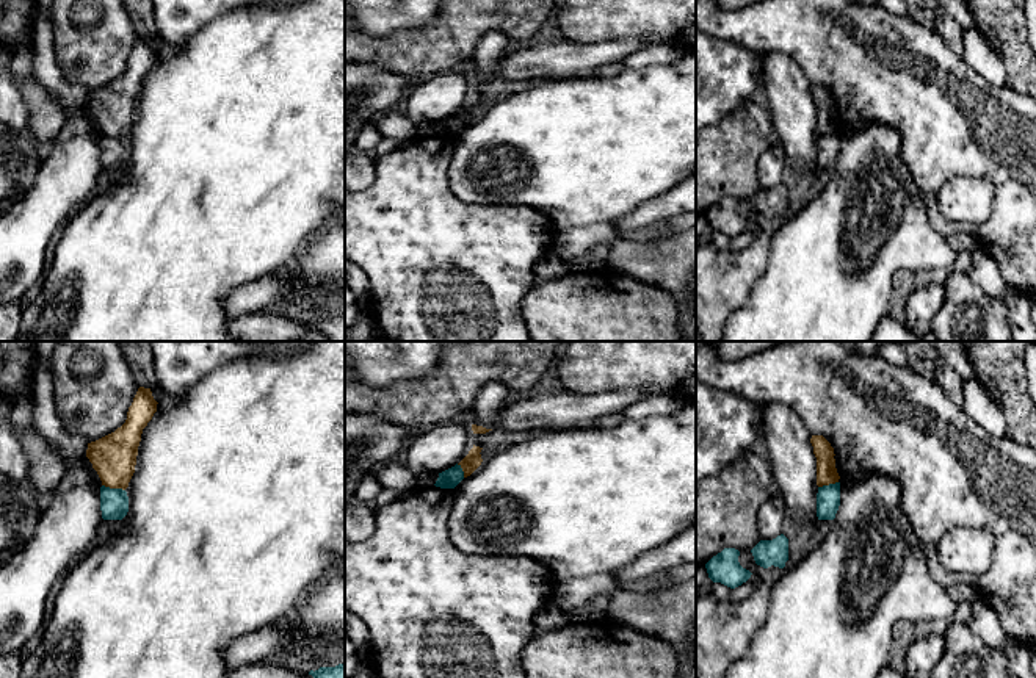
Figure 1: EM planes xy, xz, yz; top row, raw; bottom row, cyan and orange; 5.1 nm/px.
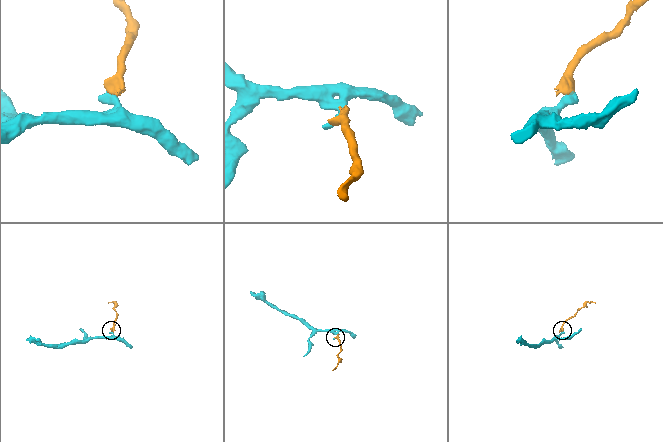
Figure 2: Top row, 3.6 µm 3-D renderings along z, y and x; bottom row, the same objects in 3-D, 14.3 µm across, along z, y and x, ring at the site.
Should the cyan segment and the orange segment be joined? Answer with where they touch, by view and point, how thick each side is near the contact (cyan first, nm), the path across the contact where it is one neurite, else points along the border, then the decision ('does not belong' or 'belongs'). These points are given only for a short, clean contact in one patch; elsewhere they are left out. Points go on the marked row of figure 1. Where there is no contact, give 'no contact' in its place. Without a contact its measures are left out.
xy (113, 489) | 140/220 nm | along xy (102, 484), (124, 490) | does not belong

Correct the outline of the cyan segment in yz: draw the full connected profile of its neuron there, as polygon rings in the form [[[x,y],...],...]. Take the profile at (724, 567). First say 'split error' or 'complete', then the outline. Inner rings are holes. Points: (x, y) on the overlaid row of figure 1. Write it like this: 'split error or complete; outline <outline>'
complete; outline [[[724,548],[713,556],[707,564],[708,578],[713,582],[721,582],[730,589],[735,589],[751,578],[751,572],[743,568],[738,562],[740,551],[735,548]]]

